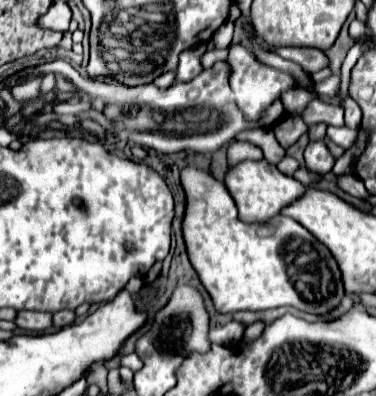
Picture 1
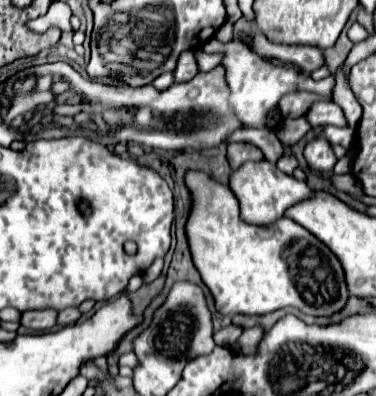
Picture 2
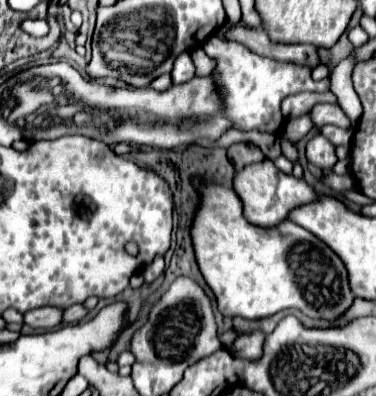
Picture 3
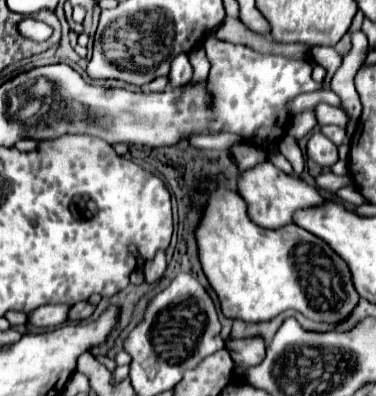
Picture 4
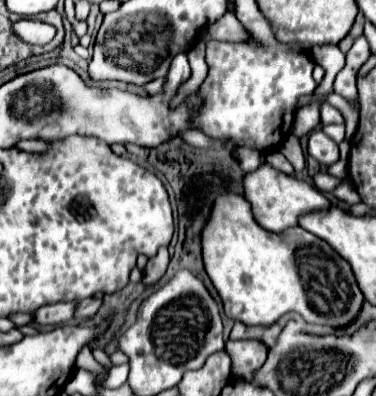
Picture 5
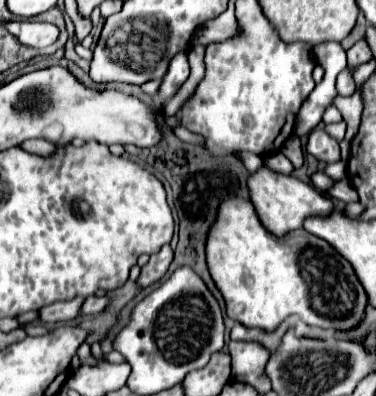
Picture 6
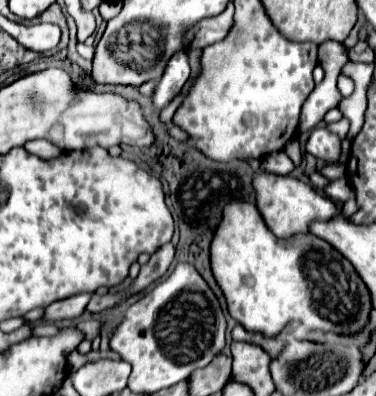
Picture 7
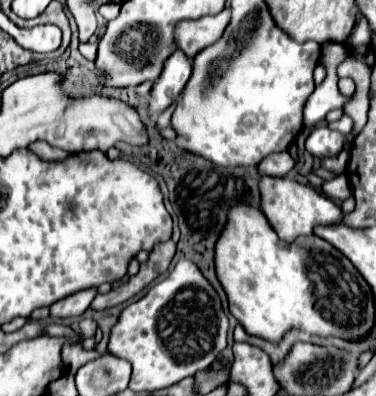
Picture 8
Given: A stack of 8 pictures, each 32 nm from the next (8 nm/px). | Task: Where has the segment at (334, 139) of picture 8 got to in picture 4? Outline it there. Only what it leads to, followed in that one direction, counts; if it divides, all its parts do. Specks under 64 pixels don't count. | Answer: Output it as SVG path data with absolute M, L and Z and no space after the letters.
M316 130L308 140L308 158L312 158L322 168L330 168L338 160L338 146L320 130Z

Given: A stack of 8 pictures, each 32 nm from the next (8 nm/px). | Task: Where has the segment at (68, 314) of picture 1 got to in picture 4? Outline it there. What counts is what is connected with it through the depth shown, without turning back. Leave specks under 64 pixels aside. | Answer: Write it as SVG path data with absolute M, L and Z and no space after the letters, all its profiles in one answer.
M88 300L74 304L74 306L72 306L72 310L70 310L70 322L86 320L86 318L90 318L90 316L94 314L94 310L96 310L96 304L90 304Z

